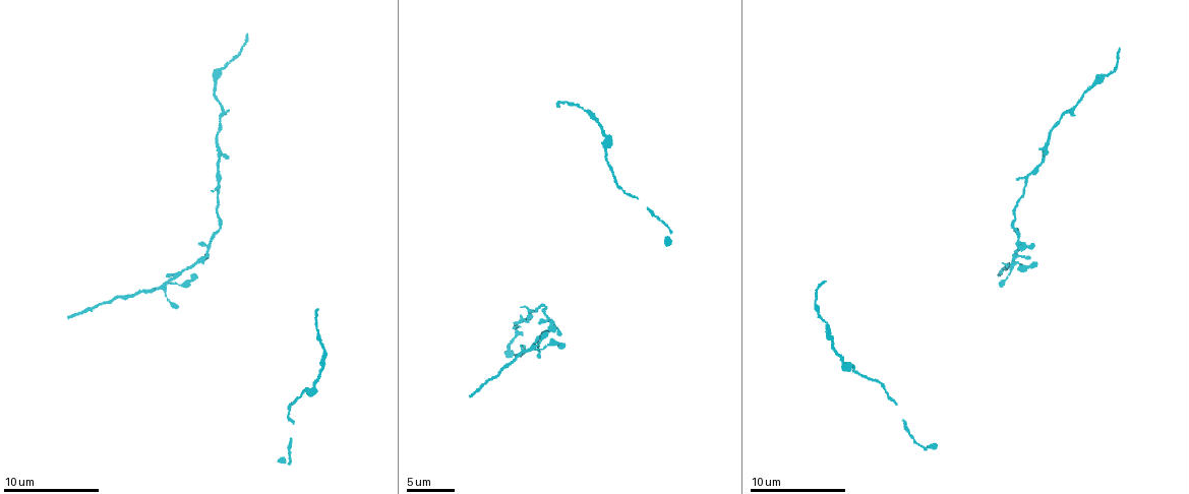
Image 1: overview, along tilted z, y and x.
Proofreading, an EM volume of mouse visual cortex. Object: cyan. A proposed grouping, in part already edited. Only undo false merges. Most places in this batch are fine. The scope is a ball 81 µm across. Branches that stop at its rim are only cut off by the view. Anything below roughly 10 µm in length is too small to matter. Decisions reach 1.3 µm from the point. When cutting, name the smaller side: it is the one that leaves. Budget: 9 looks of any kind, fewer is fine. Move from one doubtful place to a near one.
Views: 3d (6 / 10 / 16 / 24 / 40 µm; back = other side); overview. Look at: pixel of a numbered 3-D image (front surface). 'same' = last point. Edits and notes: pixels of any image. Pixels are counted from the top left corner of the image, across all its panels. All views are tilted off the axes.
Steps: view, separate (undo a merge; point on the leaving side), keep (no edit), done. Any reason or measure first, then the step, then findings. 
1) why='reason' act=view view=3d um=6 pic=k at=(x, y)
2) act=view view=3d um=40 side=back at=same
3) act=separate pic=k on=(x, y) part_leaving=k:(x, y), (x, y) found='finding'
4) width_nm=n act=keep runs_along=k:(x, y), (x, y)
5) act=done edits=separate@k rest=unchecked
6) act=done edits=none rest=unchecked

why='small branch off a trunk' act=view view=3d um=6 pic=1 at=(1075, 106)

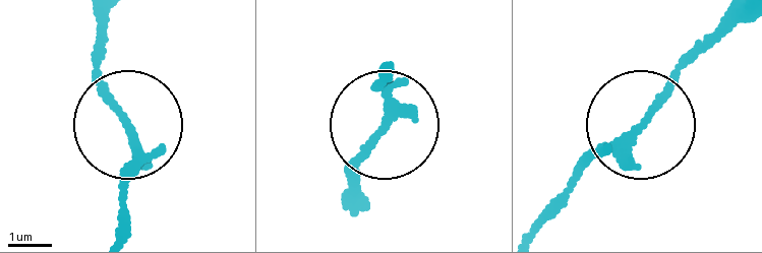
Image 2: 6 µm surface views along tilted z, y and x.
arms=3 act=keep found='all the same cell'

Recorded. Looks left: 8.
why='small branch off a trunk' act=view view=3d um=6 pic=1 at=(208, 249)

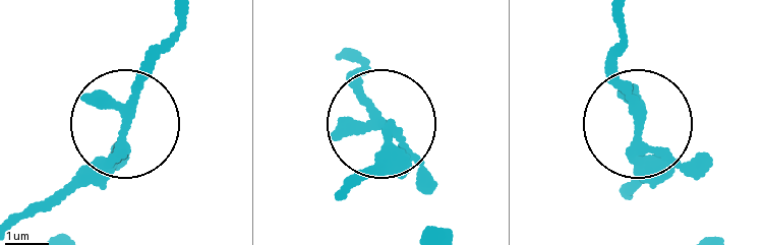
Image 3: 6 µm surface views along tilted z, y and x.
arms=3 act=keep found='one cell here'

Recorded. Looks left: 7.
why='four arms meet' act=view view=3d um=16 pic=1 at=(1011, 267)

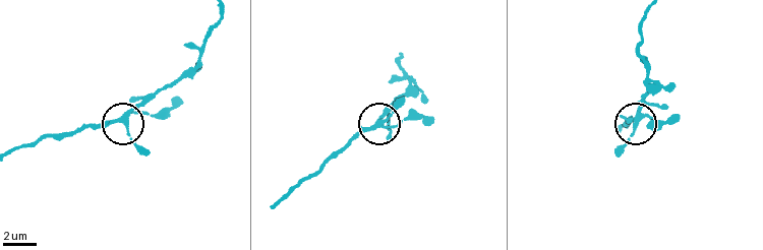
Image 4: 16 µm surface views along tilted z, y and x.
width_nm=240 act=keep runs_along=4:(134, 142), (124, 121), (155, 89) found='all the same cell'

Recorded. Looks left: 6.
why='thin neck' act=view view=3d um=10 pic=1 at=(218, 162)

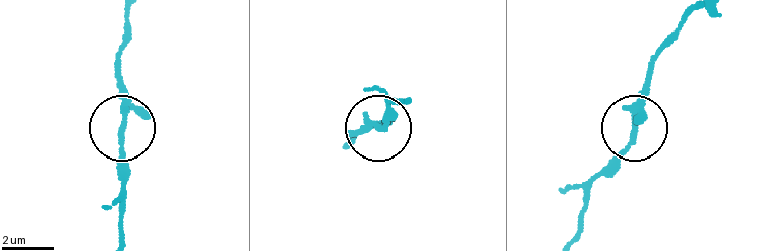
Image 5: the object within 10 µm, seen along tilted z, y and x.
act=view view=3d um=10 side=back pic=5 at=(379, 125)

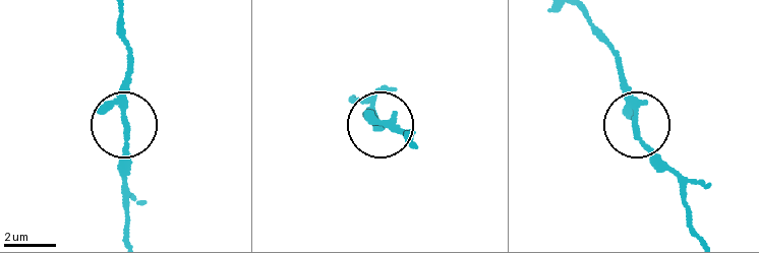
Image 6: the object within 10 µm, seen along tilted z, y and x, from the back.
width_nm=190 act=keep found='one cell here'

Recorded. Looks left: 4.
act=done edits=none rest=unchecked

